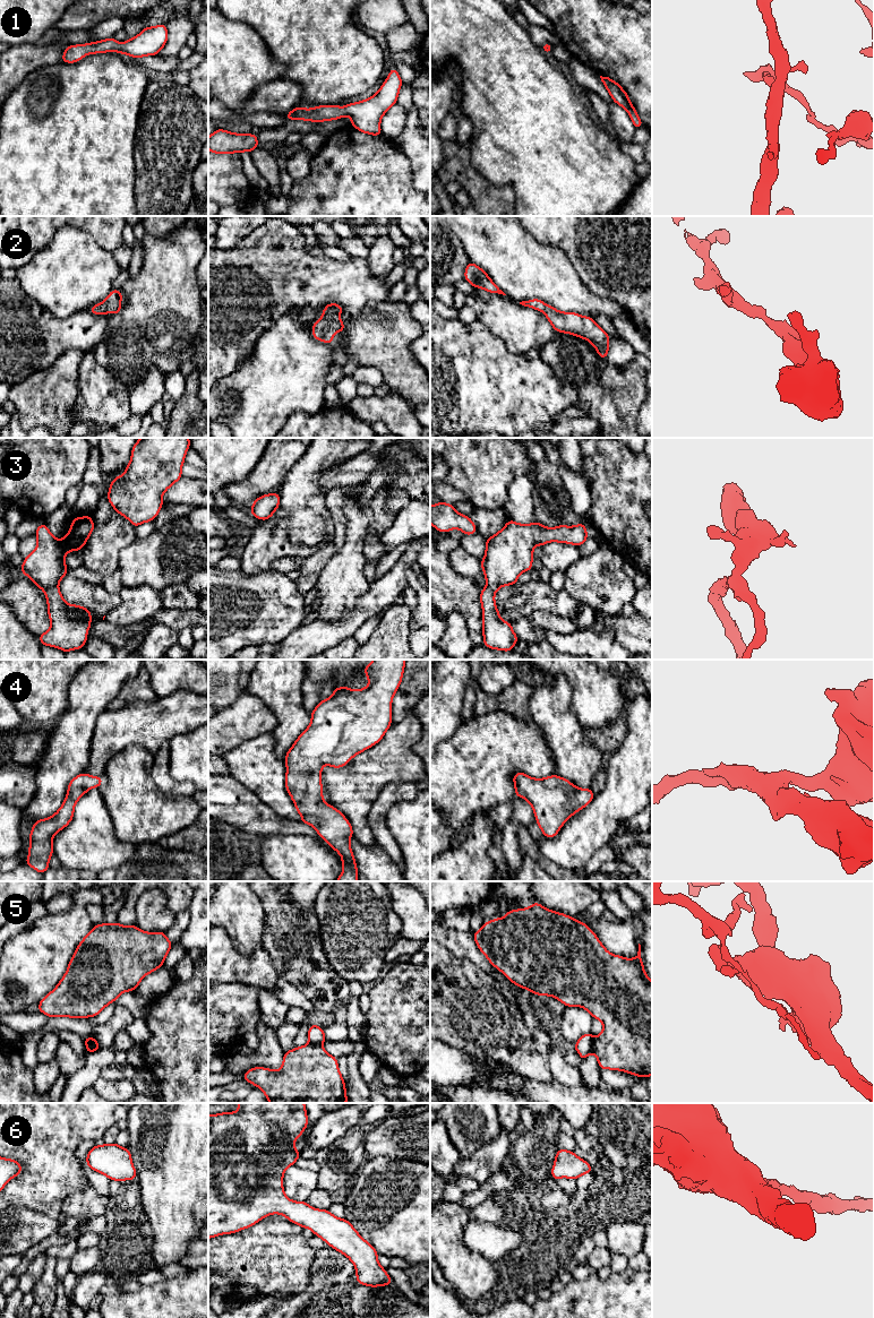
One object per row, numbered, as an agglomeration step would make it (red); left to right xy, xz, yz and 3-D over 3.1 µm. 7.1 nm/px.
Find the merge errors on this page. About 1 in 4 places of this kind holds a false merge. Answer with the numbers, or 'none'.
5

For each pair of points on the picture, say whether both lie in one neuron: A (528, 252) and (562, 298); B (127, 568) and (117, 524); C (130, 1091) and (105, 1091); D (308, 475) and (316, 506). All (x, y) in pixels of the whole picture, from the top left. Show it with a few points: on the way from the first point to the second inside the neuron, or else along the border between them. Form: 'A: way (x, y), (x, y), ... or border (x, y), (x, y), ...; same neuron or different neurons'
A: way (536, 264), (558, 286); same neuron
B: border (136, 540), (119, 552), (118, 569); different neurons
C: way (125, 1091), (111, 1091); same neuron
D: way (308, 483), (308, 498); same neuron

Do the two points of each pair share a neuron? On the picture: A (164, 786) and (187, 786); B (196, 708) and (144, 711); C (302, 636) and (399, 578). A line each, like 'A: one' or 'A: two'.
A: one
B: one
C: one

